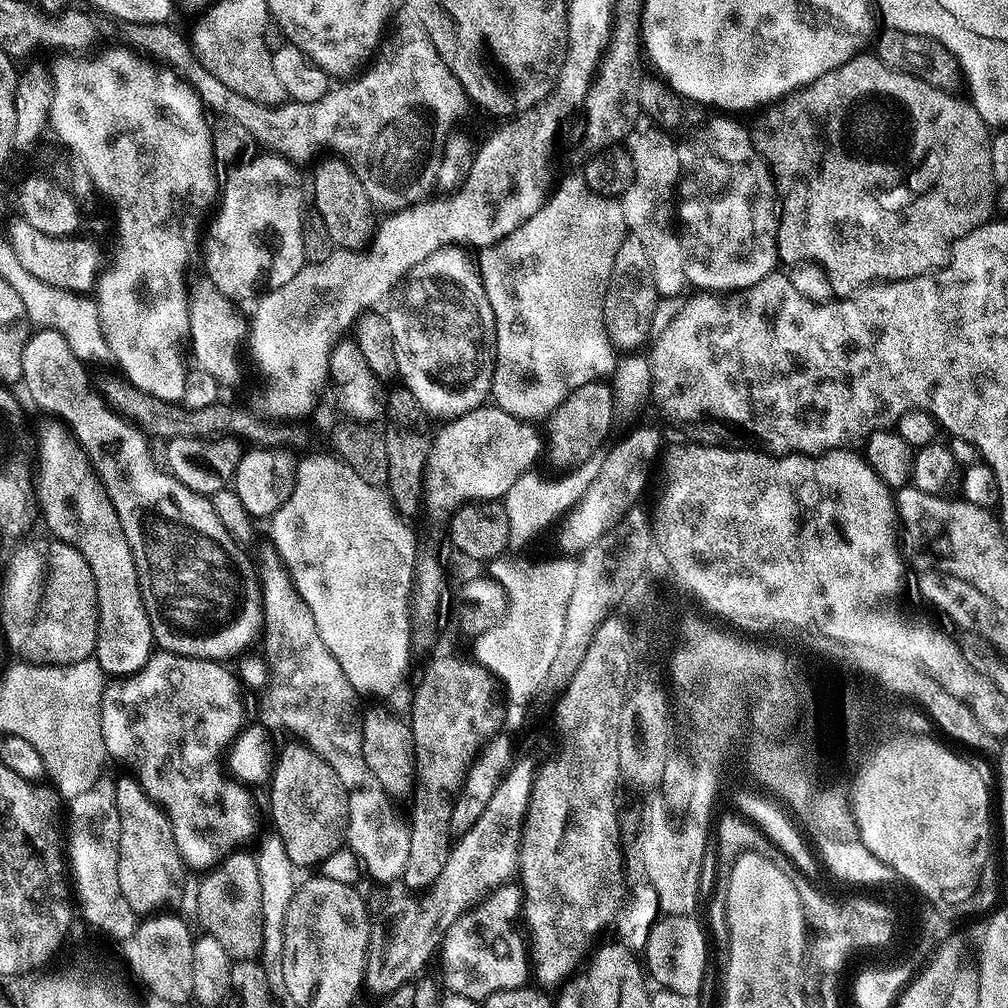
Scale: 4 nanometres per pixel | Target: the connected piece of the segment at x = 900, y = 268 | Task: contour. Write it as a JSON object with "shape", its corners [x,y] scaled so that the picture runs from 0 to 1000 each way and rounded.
{"shape":[[[854,54],[848,56],[843,62],[839,62],[835,65],[831,65],[827,69],[823,69],[819,73],[815,73],[815,77],[812,77],[807,83],[802,83],[799,87],[795,87],[792,91],[786,91],[778,98],[769,100],[765,105],[759,106],[753,112],[754,120],[750,123],[750,128],[745,128],[745,135],[750,145],[754,156],[762,164],[763,171],[766,172],[766,181],[770,184],[770,194],[772,195],[772,221],[770,224],[770,247],[774,253],[774,258],[777,261],[782,261],[782,264],[791,262],[811,262],[819,272],[819,276],[823,276],[823,284],[826,291],[830,295],[836,296],[845,293],[847,290],[852,290],[853,287],[861,285],[863,282],[870,280],[882,280],[885,278],[902,278],[908,274],[919,274],[923,270],[928,270],[929,267],[937,265],[944,254],[944,245],[958,232],[962,232],[968,226],[972,226],[975,222],[981,221],[985,217],[986,207],[989,205],[990,184],[986,177],[986,165],[984,164],[984,135],[982,128],[977,123],[976,118],[970,113],[970,109],[959,98],[947,99],[949,96],[943,91],[936,91],[934,87],[923,85],[919,81],[915,81],[911,77],[907,77],[898,71],[892,71],[890,67],[880,67],[874,62],[872,56],[868,54]]]}

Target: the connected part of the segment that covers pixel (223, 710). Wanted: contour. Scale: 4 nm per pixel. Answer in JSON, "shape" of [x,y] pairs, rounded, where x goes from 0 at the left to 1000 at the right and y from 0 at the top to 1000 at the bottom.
{"shape":[[[152,646],[149,654],[147,654],[138,665],[131,671],[120,671],[111,673],[104,678],[99,692],[99,723],[101,724],[101,736],[103,737],[104,747],[108,751],[111,750],[121,757],[127,758],[126,765],[130,767],[139,783],[145,787],[150,794],[156,798],[165,809],[171,820],[173,827],[173,839],[177,839],[177,847],[181,854],[182,860],[191,861],[194,867],[201,867],[214,860],[227,845],[237,842],[239,839],[246,839],[246,836],[253,834],[256,829],[254,825],[254,802],[250,799],[250,790],[237,778],[234,774],[225,774],[218,767],[218,749],[222,746],[222,741],[229,736],[233,730],[237,731],[244,721],[244,713],[242,714],[242,690],[240,680],[235,672],[224,664],[219,656],[201,655],[200,653],[192,653],[191,651],[178,651],[172,647]]]}

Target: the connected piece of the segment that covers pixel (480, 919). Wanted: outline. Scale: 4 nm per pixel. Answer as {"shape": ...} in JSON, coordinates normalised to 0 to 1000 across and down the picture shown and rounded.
{"shape":[[[481,891],[467,903],[457,904],[435,933],[437,968],[443,983],[475,994],[494,982],[519,980],[526,970],[526,948],[521,934],[517,926],[515,929],[504,921],[503,907],[488,892],[492,891]]]}

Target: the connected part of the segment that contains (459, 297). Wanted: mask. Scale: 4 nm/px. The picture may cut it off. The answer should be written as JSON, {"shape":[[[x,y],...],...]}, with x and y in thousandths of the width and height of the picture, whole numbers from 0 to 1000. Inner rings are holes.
{"shape":[[[439,244],[434,247],[433,250],[427,252],[405,271],[399,282],[401,291],[397,294],[397,303],[389,311],[384,311],[383,313],[385,322],[387,323],[387,331],[389,332],[389,346],[393,352],[393,369],[395,373],[401,376],[401,379],[399,379],[400,384],[411,395],[414,406],[420,412],[422,409],[425,413],[434,413],[434,418],[437,419],[449,417],[452,413],[462,411],[467,405],[477,404],[485,396],[488,387],[488,366],[490,364],[490,346],[492,344],[492,320],[490,319],[490,312],[486,308],[486,296],[482,296],[482,288],[476,275],[473,259],[470,257],[470,254],[467,254],[469,251],[463,245],[450,245]]]}

